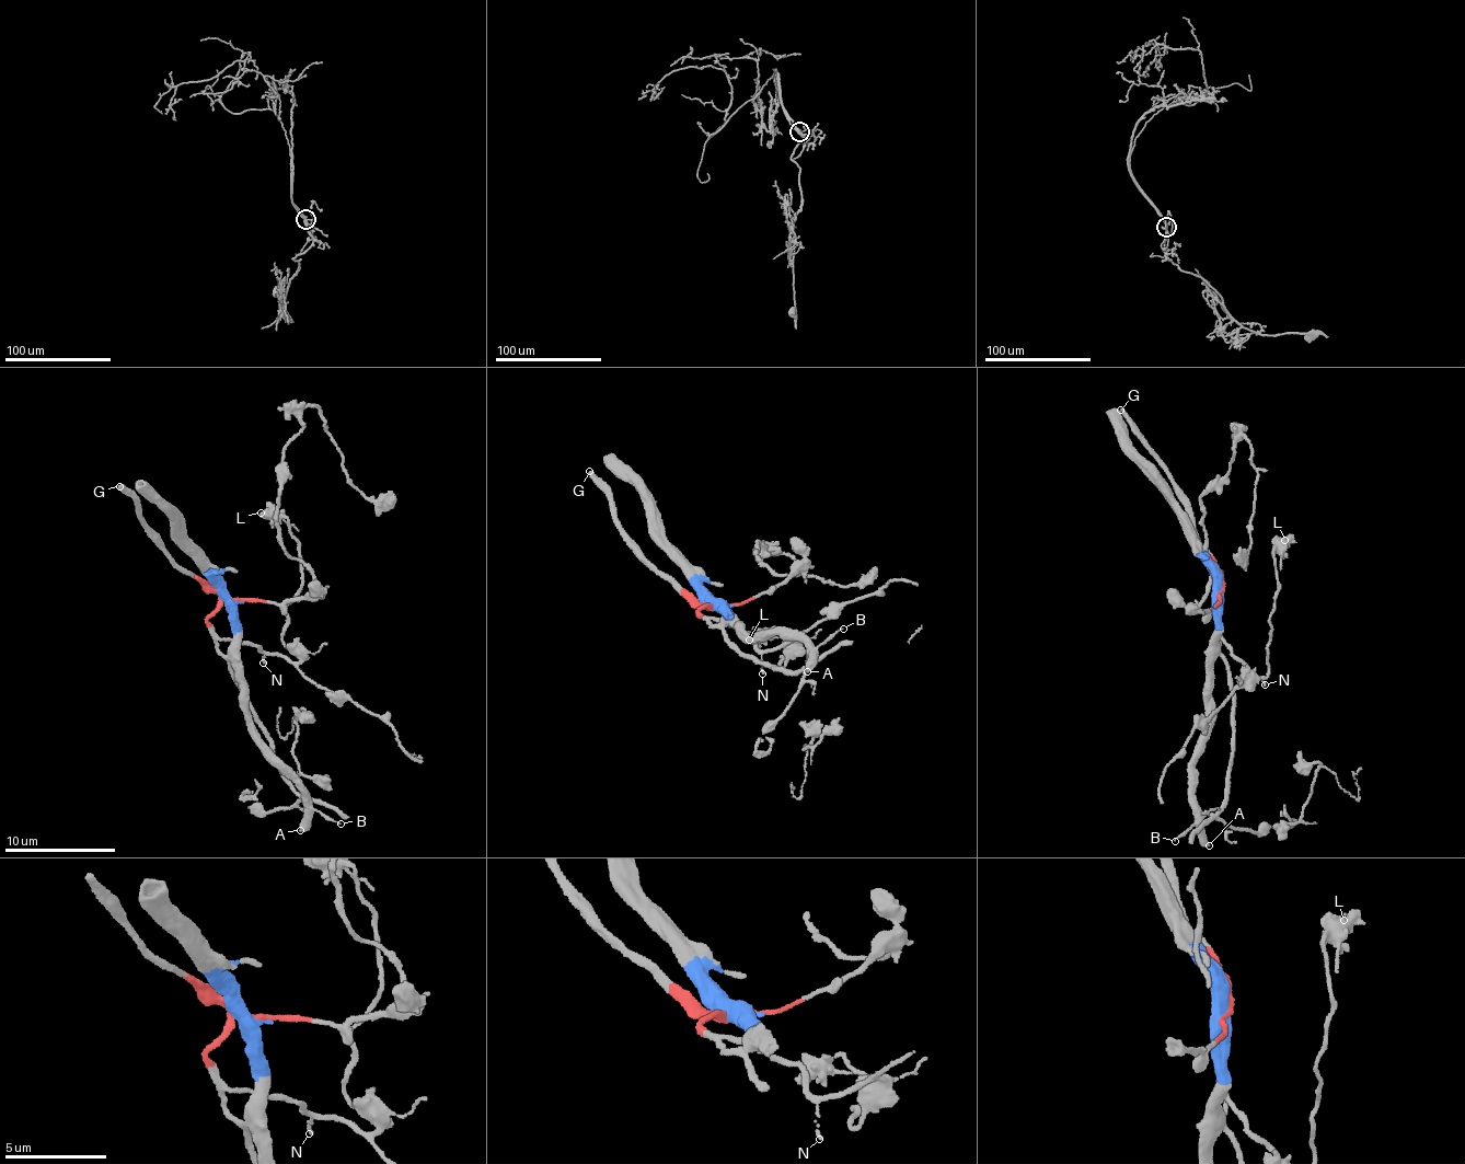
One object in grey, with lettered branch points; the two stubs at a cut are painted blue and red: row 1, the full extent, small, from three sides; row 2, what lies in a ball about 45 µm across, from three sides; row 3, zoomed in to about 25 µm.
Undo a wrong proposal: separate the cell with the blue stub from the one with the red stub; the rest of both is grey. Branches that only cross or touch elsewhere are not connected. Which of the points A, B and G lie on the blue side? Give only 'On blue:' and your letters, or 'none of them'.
On blue: A, B

